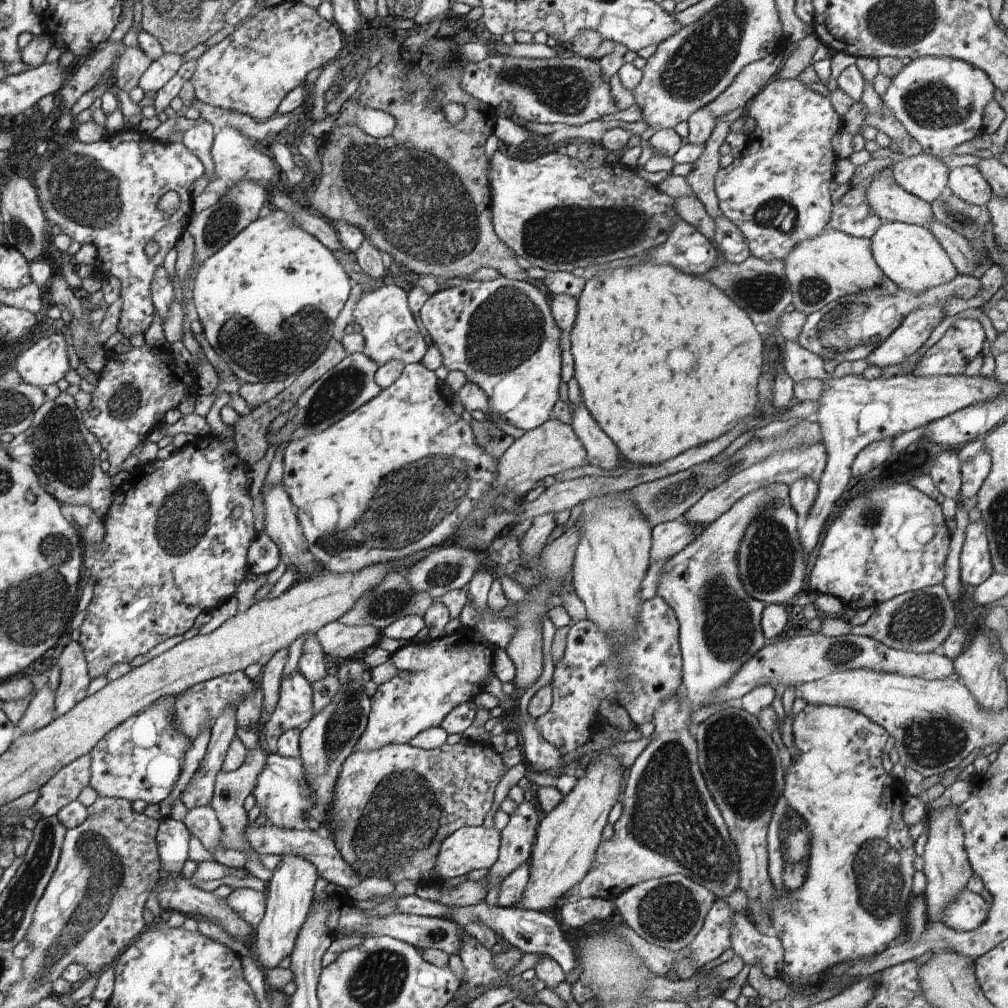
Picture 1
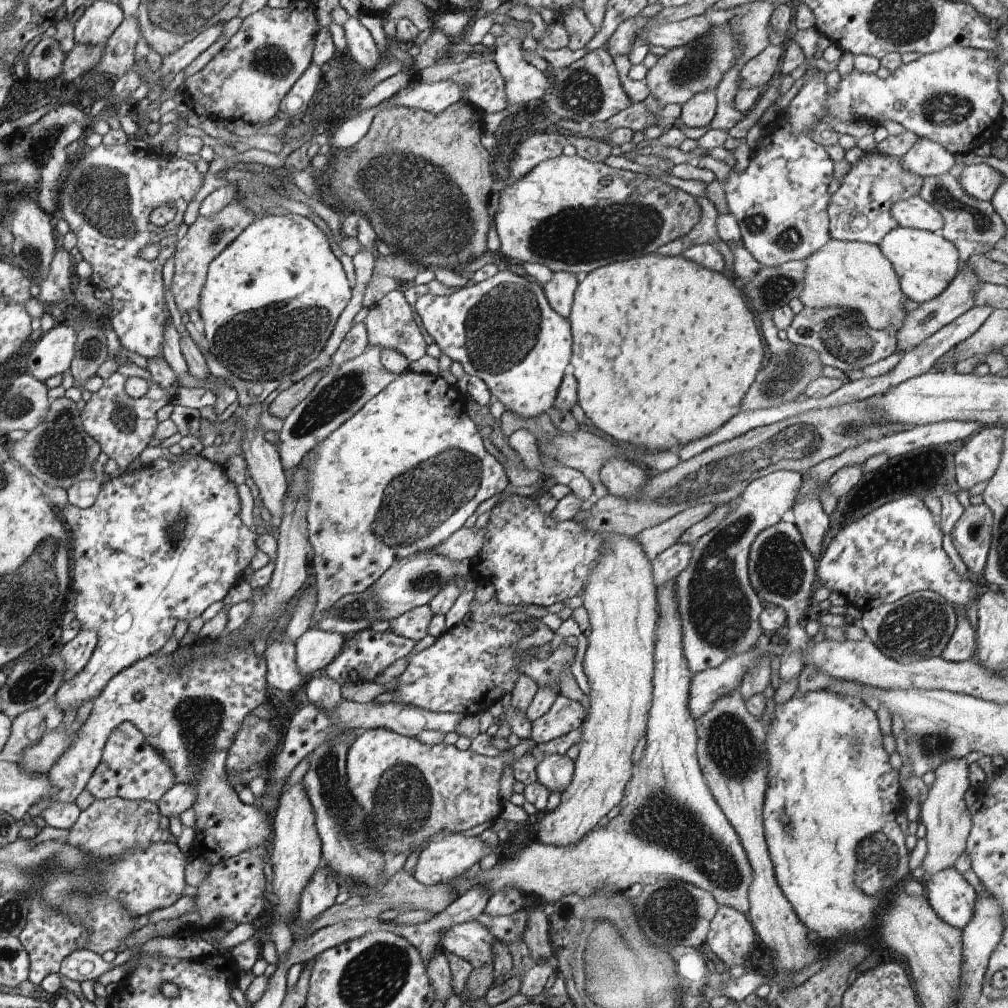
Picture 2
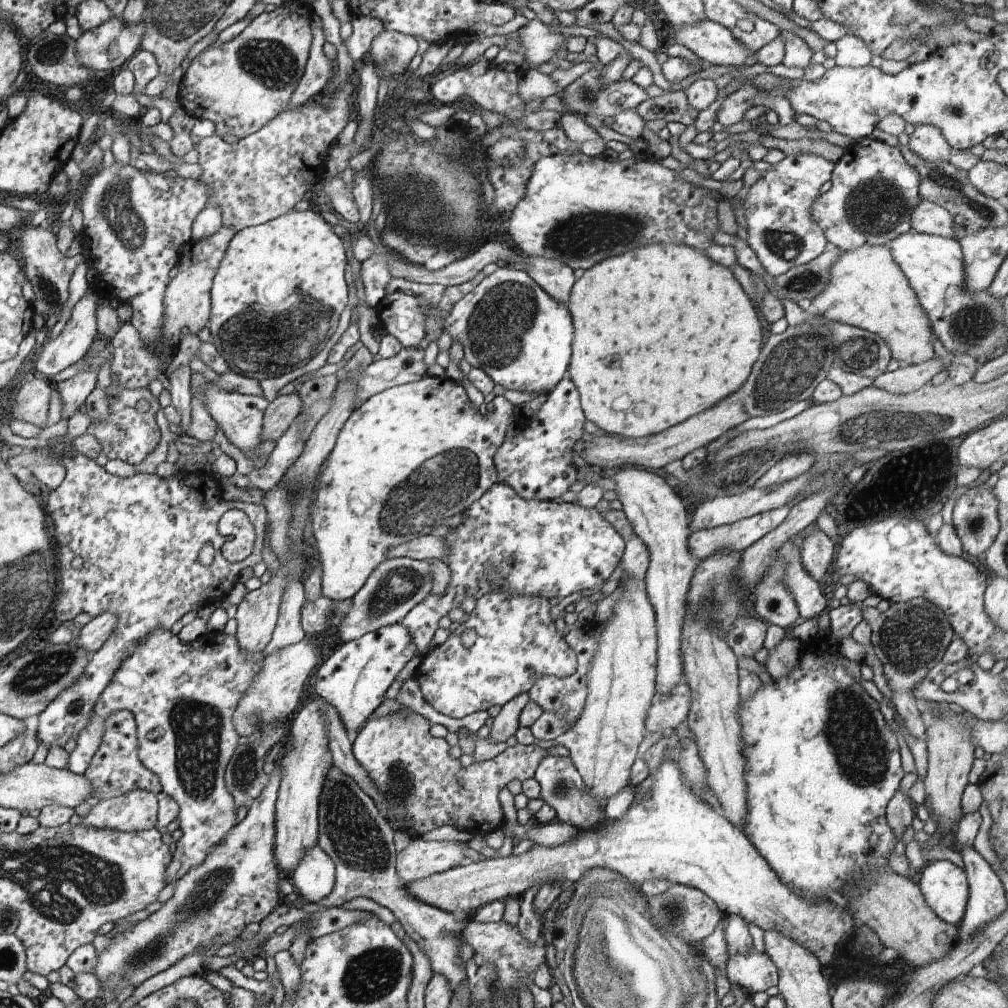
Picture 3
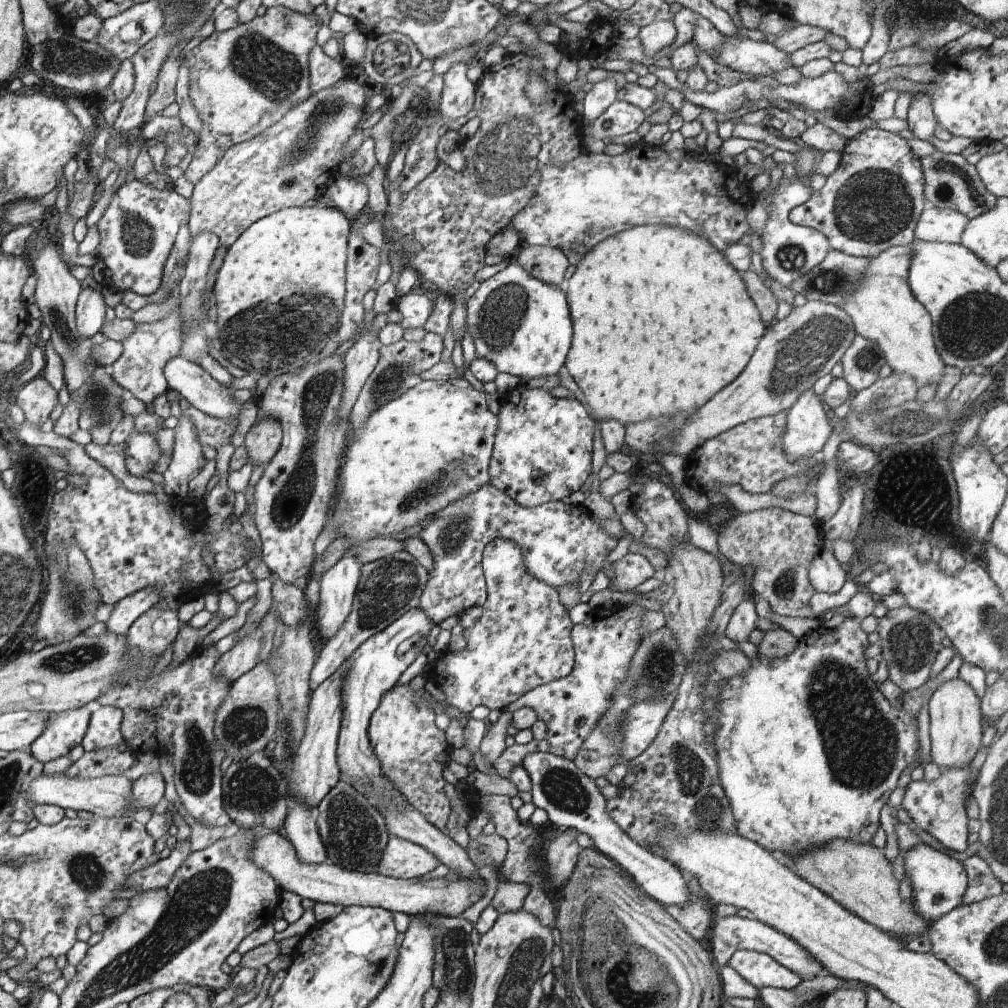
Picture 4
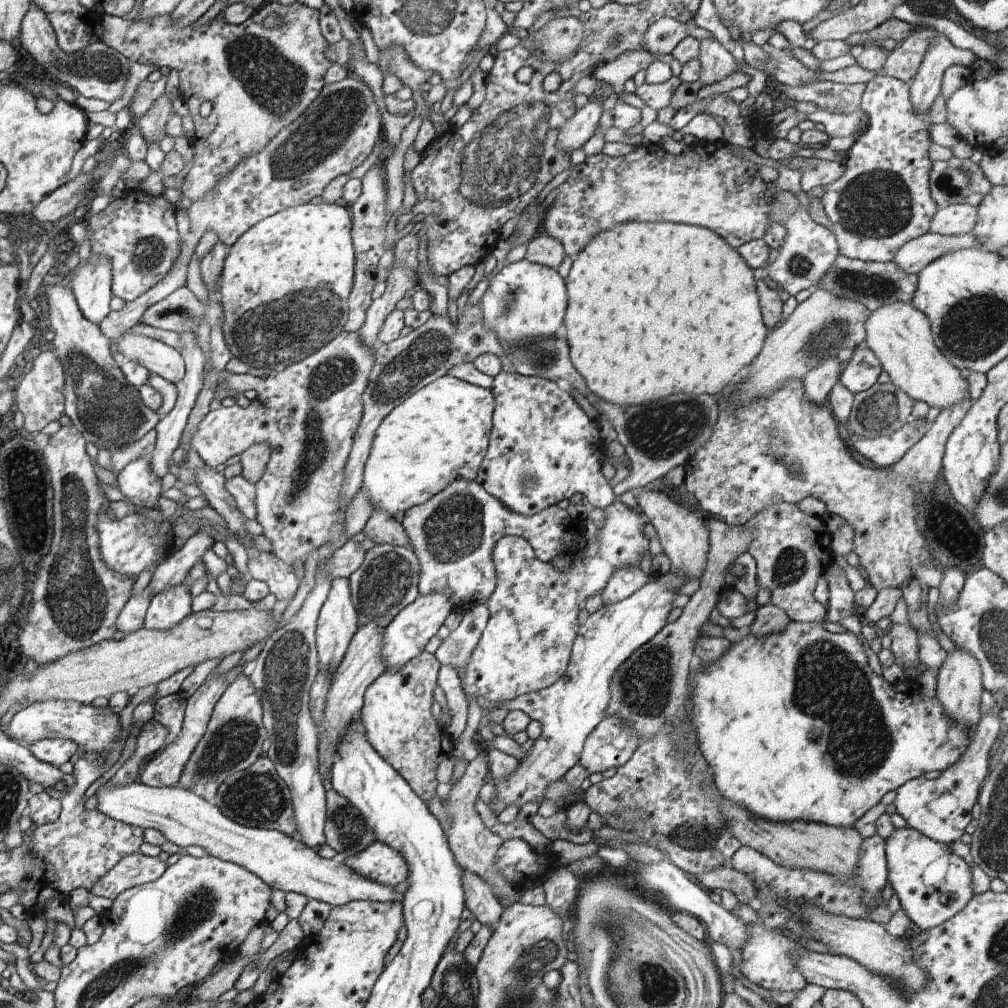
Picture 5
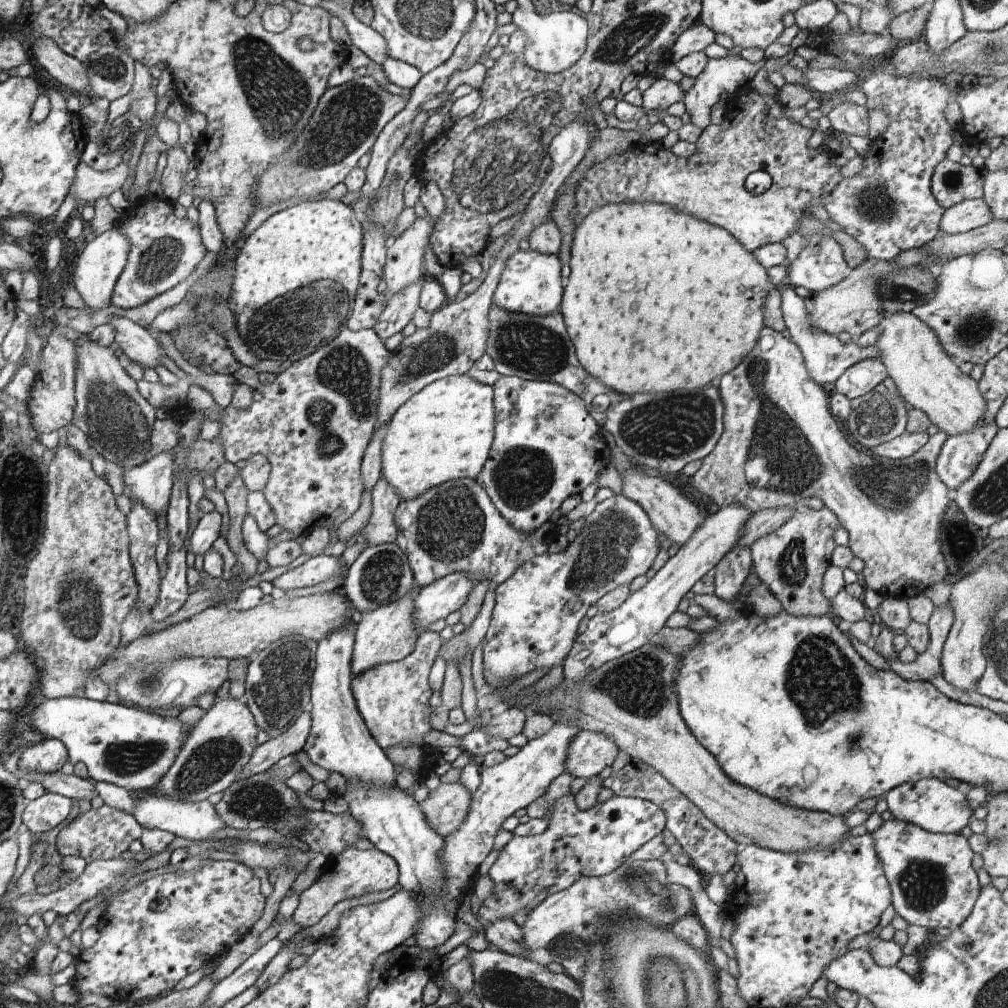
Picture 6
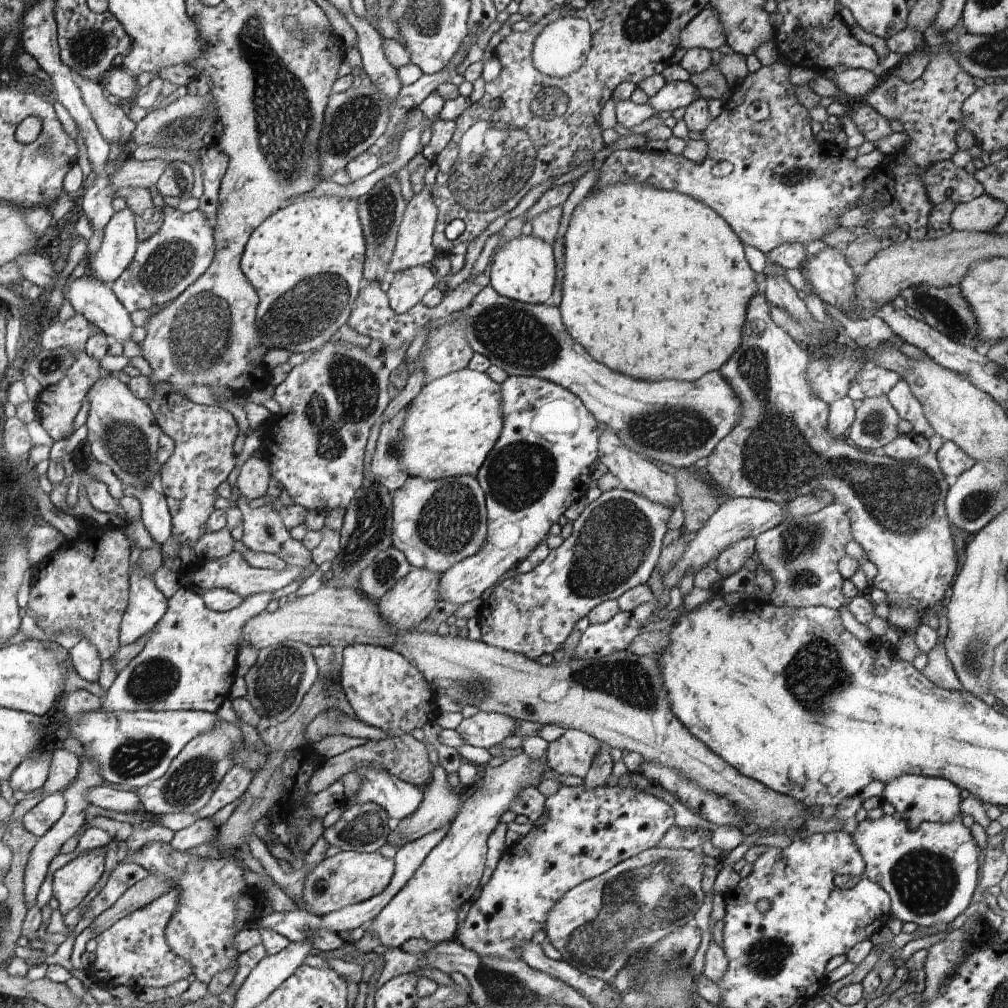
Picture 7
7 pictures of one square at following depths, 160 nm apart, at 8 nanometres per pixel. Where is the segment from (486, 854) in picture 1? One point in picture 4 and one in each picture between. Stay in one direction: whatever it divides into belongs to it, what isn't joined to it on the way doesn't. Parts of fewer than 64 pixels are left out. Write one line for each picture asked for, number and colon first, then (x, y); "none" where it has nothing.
2: (446, 858)
3: (419, 859)
4: (402, 859)

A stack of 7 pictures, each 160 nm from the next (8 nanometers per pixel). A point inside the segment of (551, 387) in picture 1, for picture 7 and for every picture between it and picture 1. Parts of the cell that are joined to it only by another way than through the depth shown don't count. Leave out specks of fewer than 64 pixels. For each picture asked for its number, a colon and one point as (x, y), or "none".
2: (503, 329)
3: (521, 337)
4: (522, 324)
5: (524, 300)
6: (530, 283)
7: (524, 269)

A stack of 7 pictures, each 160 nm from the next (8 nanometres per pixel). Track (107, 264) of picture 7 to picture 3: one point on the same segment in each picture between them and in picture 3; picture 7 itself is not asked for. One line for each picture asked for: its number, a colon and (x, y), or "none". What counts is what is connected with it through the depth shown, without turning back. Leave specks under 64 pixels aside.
3: (74, 342)
4: (91, 309)
5: (91, 280)
6: (99, 265)

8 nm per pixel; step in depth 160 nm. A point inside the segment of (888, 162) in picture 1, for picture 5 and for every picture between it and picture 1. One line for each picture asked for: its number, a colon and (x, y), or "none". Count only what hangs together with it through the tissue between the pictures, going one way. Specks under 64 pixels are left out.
2: (925, 158)
3: (927, 141)
4: (921, 118)
5: (926, 85)

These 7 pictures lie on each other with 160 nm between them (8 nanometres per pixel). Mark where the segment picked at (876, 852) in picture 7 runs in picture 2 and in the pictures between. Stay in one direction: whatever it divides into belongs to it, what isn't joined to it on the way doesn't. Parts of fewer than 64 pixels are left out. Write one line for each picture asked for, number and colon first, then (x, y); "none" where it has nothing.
2: (949, 894)
3: (944, 885)
4: (939, 882)
5: (933, 884)
6: (933, 885)

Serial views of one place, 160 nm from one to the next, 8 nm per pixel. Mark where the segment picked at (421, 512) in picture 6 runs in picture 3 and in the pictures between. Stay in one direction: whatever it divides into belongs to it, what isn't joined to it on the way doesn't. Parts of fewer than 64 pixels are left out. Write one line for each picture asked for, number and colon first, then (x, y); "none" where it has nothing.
3: (542, 548)
4: (558, 540)
5: (453, 534)

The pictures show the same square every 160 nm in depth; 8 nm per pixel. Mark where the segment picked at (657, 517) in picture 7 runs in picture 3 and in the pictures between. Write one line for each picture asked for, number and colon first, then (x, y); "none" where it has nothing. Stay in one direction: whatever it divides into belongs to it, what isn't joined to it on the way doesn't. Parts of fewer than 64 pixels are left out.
3: (517, 643)
4: (522, 640)
5: (526, 646)
6: (537, 610)

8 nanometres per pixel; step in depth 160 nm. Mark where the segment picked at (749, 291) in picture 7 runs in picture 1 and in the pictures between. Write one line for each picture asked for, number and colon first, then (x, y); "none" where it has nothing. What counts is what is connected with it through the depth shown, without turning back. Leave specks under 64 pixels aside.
1: (665, 361)
2: (664, 349)
3: (662, 332)
4: (662, 321)
5: (653, 309)
6: (658, 300)

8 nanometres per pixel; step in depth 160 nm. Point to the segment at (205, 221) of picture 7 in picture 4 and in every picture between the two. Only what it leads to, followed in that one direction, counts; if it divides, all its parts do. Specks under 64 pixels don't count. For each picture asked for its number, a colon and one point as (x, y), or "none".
4: (139, 226)
5: (141, 239)
6: (165, 251)

